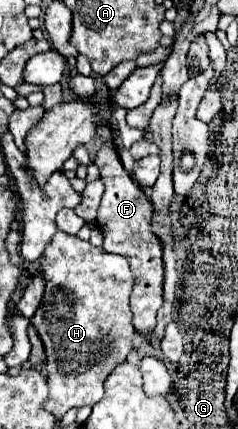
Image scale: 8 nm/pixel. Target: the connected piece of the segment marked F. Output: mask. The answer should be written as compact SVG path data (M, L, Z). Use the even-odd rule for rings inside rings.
M104 143L94 159L94 165L100 169L100 179L106 185L102 195L102 203L98 209L96 223L104 235L104 251L124 255L134 273L134 289L130 295L132 307L132 323L136 331L146 333L146 329L154 329L157 323L158 301L162 297L162 283L164 283L164 259L162 259L162 241L152 233L152 217L154 205L142 191L142 187L128 175L122 167L118 151Z

